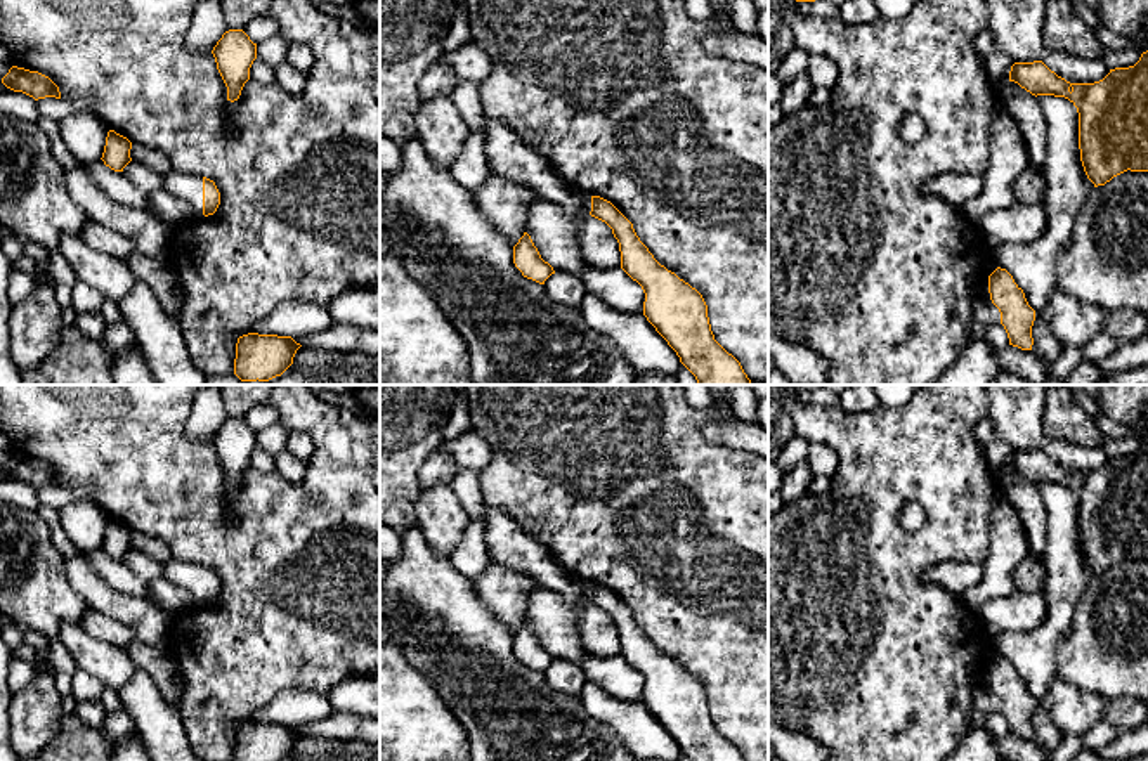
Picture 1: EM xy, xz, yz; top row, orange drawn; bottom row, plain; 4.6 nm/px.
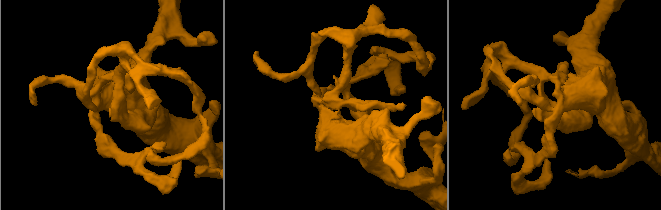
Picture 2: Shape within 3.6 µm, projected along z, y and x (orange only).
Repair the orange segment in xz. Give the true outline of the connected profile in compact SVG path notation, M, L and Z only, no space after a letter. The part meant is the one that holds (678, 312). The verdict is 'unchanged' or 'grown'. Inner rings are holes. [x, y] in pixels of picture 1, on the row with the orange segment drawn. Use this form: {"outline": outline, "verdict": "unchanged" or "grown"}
{"outline": "M583 196L583 210L612 229L619 243L621 269L645 293L643 315L697 383L749 385L740 362L714 340L702 295L654 258L633 224L610 201Z", "verdict": "grown"}

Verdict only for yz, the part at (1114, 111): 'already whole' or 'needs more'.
already whole

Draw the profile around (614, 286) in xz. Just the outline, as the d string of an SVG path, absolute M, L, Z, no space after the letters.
M586 265L579 274L588 291L598 295L621 314L642 314L645 293L621 267L595 269Z

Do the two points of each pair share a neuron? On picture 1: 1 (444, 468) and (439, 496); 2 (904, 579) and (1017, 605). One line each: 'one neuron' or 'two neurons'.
1: two neurons
2: two neurons

